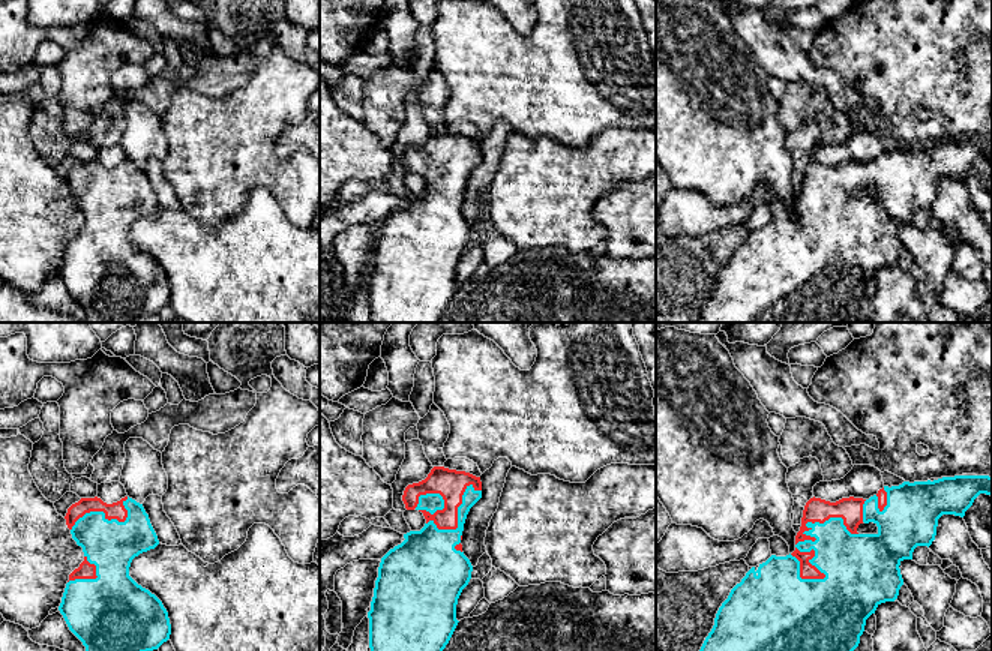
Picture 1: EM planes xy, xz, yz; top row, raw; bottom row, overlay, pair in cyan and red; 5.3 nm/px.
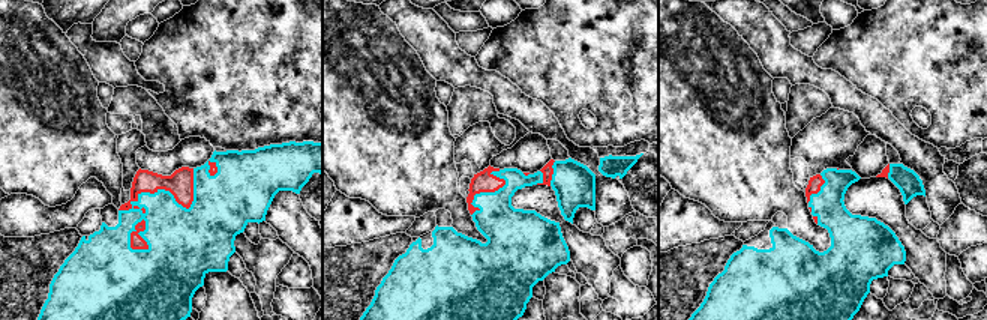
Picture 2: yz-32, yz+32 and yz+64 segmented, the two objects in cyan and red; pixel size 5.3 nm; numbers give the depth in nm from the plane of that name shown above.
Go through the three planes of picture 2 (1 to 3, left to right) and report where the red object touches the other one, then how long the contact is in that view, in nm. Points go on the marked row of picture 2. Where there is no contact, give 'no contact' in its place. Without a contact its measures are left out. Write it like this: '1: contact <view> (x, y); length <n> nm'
1: contact yz-32 (171, 194); length 460 nm
2: contact yz+32 (491, 193); length 300 nm
3: contact yz+64 (821, 190); length 170 nm

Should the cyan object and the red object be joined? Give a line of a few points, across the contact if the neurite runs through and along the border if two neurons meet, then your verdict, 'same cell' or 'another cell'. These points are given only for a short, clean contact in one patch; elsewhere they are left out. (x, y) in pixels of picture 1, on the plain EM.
same cell

